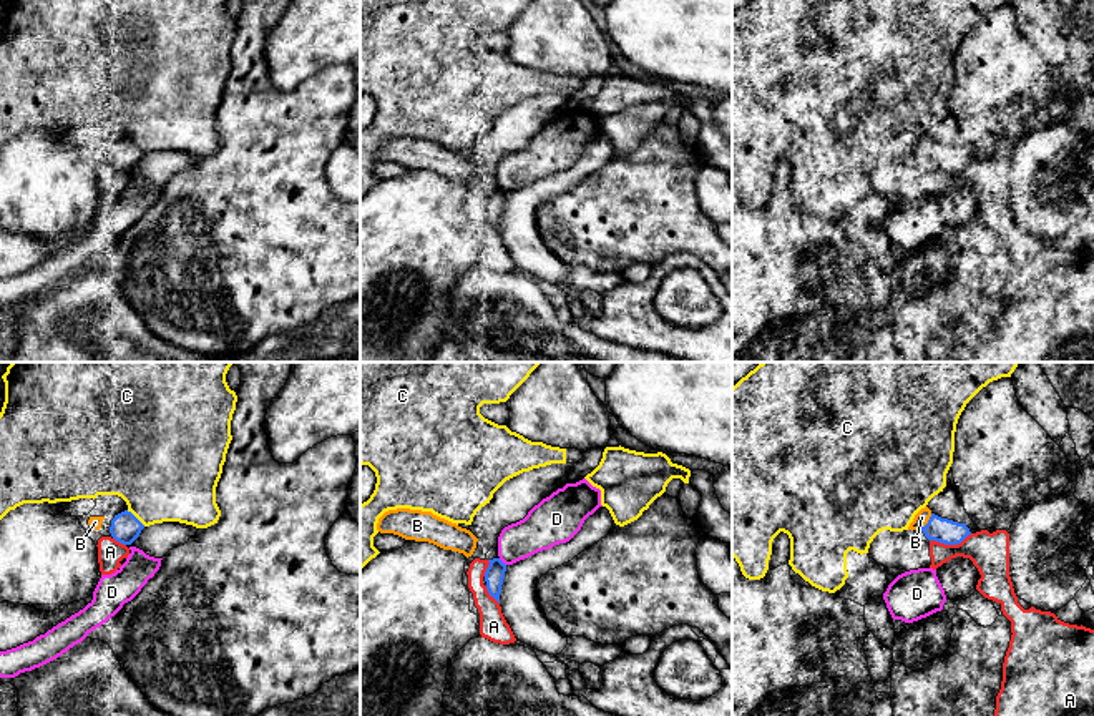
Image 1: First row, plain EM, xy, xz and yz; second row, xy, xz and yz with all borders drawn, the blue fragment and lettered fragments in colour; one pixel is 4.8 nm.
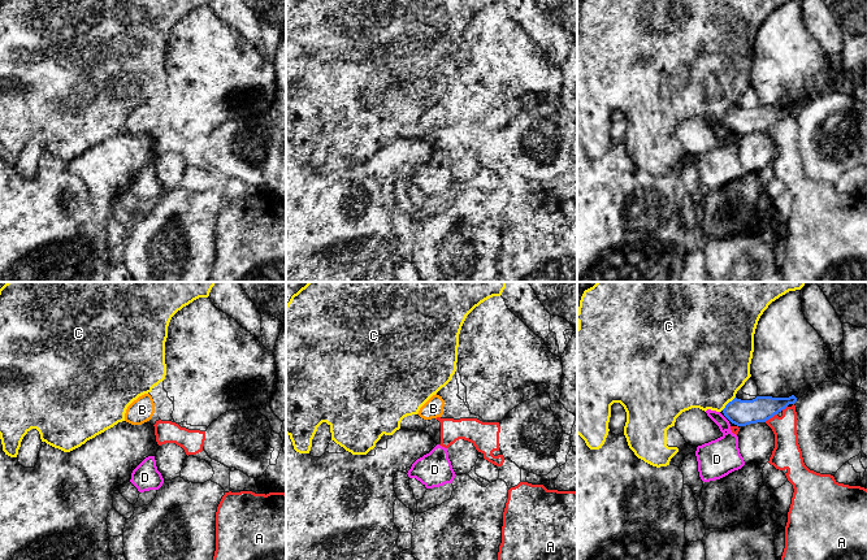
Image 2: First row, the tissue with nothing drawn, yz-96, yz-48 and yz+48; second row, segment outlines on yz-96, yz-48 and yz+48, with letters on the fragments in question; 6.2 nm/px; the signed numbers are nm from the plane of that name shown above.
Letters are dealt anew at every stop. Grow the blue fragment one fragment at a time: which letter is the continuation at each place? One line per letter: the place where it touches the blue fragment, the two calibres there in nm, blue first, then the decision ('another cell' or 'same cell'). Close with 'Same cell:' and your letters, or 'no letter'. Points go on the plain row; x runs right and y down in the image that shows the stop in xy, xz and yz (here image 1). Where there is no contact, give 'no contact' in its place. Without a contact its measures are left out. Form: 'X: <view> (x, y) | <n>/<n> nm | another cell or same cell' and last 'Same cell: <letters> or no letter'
A: yz (950, 171) | 120/190 nm | another cell
B: yz (928, 150) | 120/70 nm | same cell
C: xy (135, 145) | 140/460 nm | another cell
D: xz (502, 190) | 90/200 nm | another cell
Same cell: B

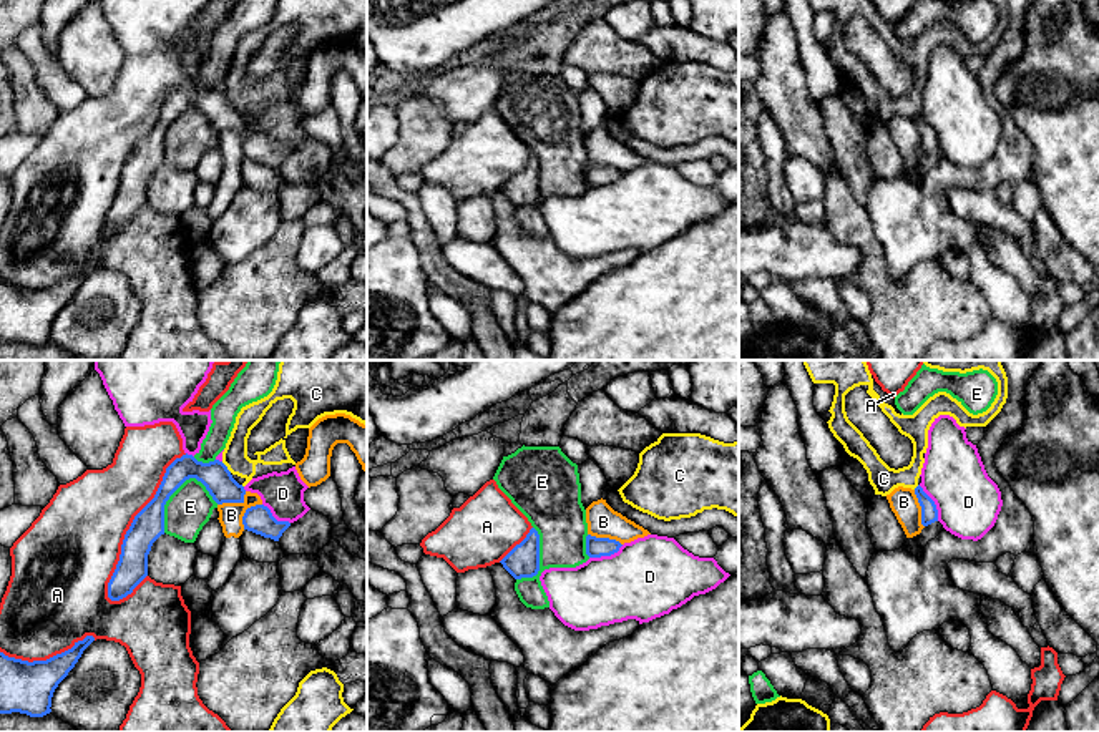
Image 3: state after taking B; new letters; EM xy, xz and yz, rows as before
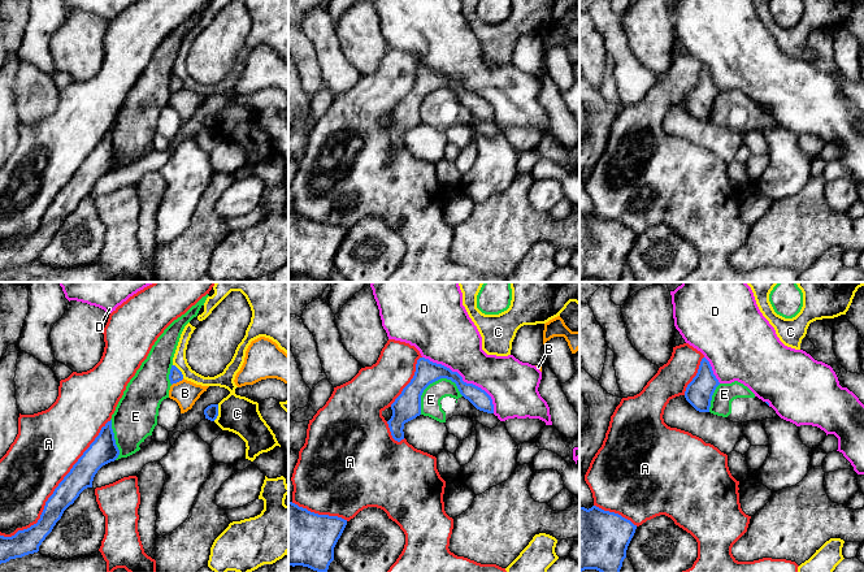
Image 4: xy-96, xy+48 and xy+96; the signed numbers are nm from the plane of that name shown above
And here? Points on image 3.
A: xy (131, 153) | 160/420 nm | another cell
B: xy (234, 130) | 140/110 nm | another cell
C: xy (226, 95) | 140/120 nm | another cell
D: yz (933, 131) | 80/320 nm | another cell
E: xy (166, 128) | 160/220 nm | another cell
Same cell: no letter

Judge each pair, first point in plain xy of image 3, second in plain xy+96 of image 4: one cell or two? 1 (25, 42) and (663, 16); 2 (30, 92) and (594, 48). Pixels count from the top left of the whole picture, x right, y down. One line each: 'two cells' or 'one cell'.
1: two cells
2: one cell

